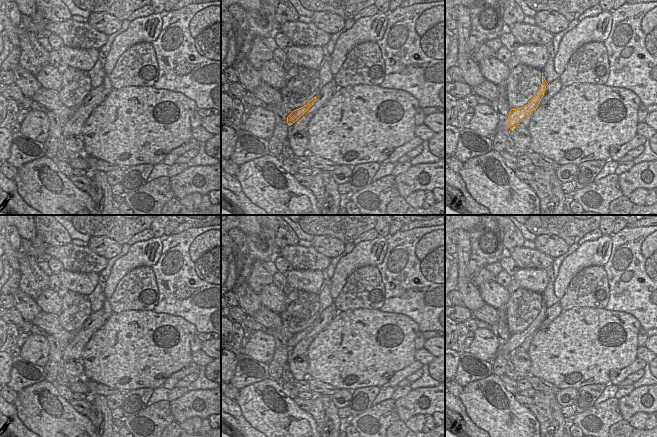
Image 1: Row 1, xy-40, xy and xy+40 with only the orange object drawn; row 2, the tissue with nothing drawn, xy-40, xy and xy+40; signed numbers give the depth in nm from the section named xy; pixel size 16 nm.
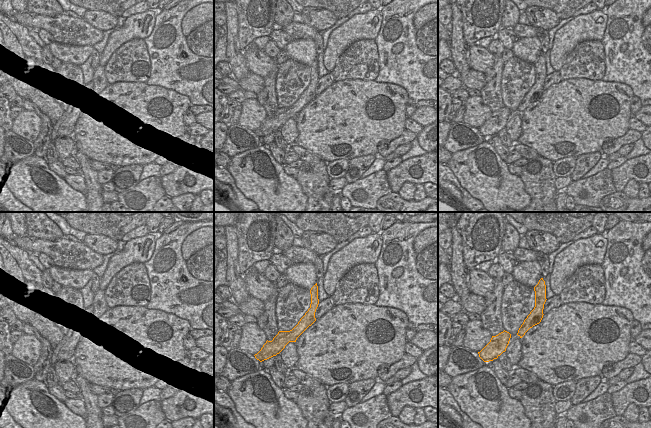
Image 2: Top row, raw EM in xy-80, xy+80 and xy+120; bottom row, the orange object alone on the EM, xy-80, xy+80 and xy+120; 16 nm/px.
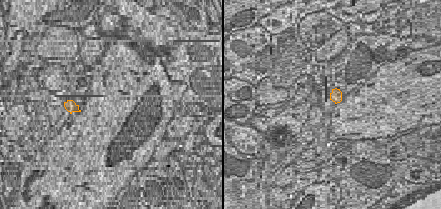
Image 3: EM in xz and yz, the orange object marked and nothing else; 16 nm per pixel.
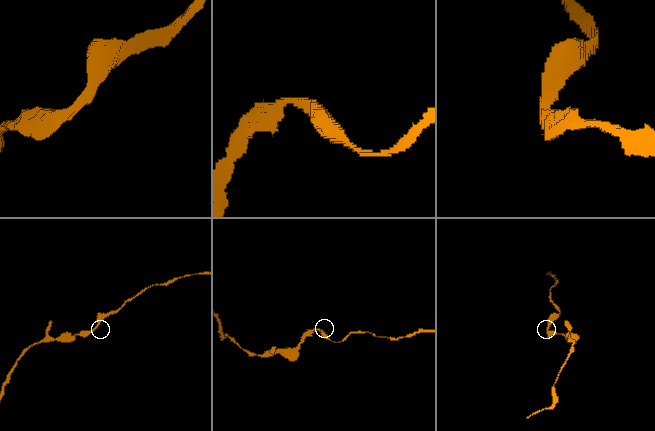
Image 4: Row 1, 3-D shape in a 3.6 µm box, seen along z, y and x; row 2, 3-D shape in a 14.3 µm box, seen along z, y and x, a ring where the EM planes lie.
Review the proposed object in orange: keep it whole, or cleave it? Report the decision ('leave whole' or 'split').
leave whole

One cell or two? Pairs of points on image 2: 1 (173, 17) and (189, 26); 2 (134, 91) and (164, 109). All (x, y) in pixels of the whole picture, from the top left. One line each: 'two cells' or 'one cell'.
1: two cells
2: one cell

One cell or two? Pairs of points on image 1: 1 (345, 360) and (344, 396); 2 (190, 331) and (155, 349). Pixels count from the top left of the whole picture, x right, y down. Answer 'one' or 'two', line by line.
1: two
2: one

